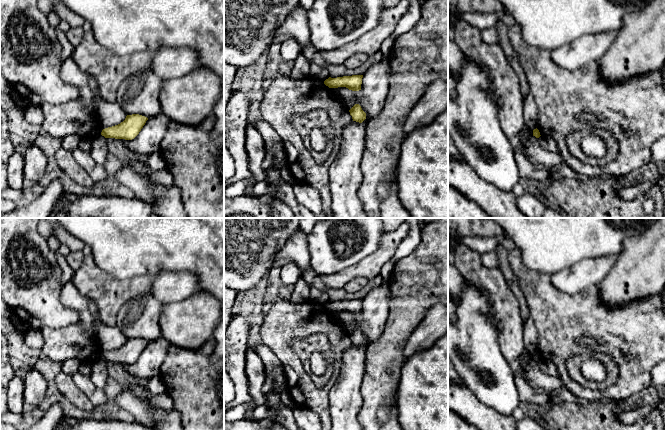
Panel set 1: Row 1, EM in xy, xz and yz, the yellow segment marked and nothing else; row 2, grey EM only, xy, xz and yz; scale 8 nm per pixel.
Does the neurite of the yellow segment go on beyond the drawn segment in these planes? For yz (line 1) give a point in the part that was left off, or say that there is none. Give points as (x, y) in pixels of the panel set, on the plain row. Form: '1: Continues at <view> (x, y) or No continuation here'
1: No continuation here

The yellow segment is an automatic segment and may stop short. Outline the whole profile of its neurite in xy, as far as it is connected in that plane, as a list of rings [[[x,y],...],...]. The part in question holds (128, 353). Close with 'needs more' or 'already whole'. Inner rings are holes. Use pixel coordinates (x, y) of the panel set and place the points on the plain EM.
[[[139,338],[127,339],[120,348],[103,353],[101,359],[105,362],[132,364],[139,358],[147,344],[147,341]]]; already whole

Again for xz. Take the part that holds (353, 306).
[[[363,299],[343,300],[337,302],[329,301],[324,305],[324,308],[329,312],[346,311],[352,315],[361,314]]]; already whole

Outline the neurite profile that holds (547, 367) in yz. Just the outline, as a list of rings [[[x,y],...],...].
[[[540,360],[538,364],[539,364],[539,368],[541,369],[543,373],[553,376],[553,377],[559,376],[559,371],[556,368],[556,366],[553,364],[553,362],[546,361],[546,360]]]

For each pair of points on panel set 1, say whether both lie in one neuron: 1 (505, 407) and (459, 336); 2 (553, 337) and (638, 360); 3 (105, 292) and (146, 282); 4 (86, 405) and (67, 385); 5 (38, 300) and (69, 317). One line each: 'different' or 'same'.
1: same
2: same
3: same
4: same
5: same

